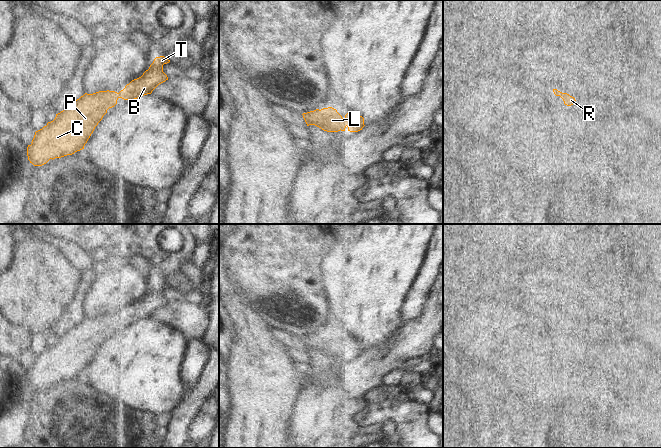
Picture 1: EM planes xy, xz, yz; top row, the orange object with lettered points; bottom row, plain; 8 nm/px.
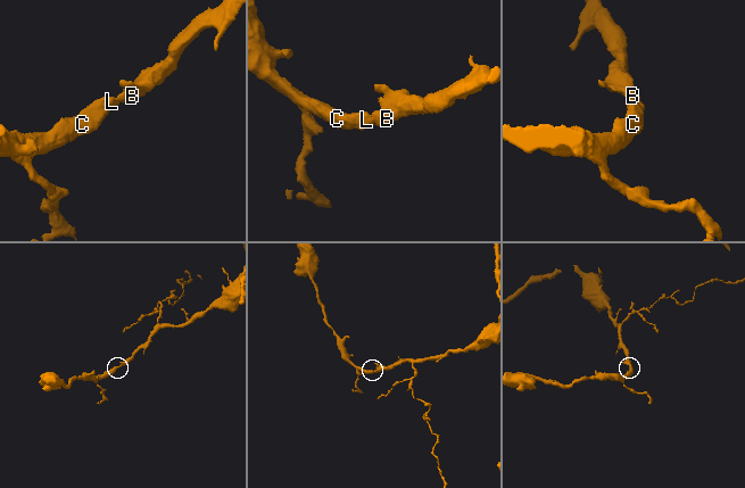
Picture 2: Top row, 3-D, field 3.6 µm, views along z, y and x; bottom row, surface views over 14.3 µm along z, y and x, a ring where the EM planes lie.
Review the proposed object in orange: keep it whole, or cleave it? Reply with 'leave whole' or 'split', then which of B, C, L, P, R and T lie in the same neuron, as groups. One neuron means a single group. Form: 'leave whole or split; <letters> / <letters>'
leave whole; B C L P R T

